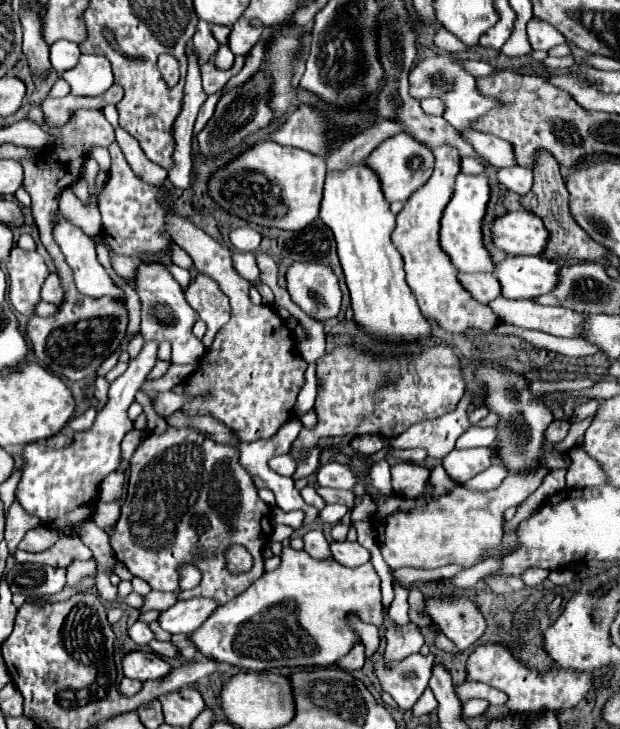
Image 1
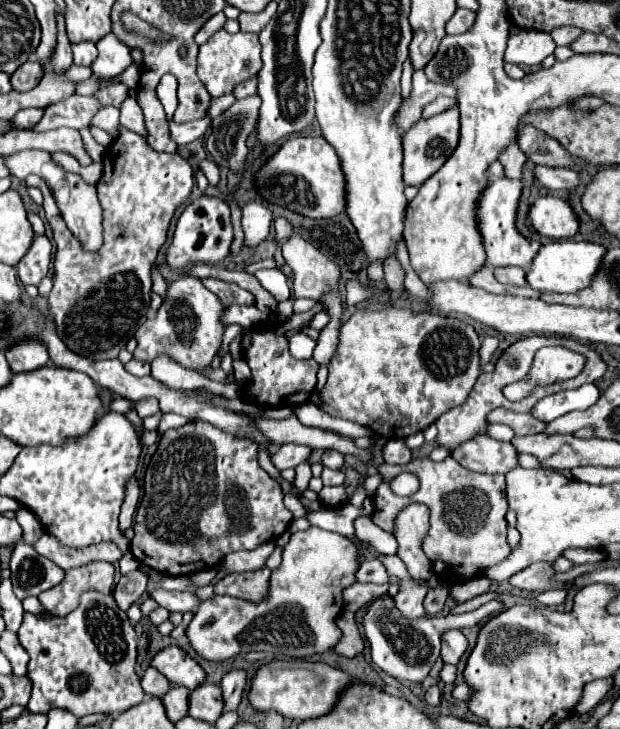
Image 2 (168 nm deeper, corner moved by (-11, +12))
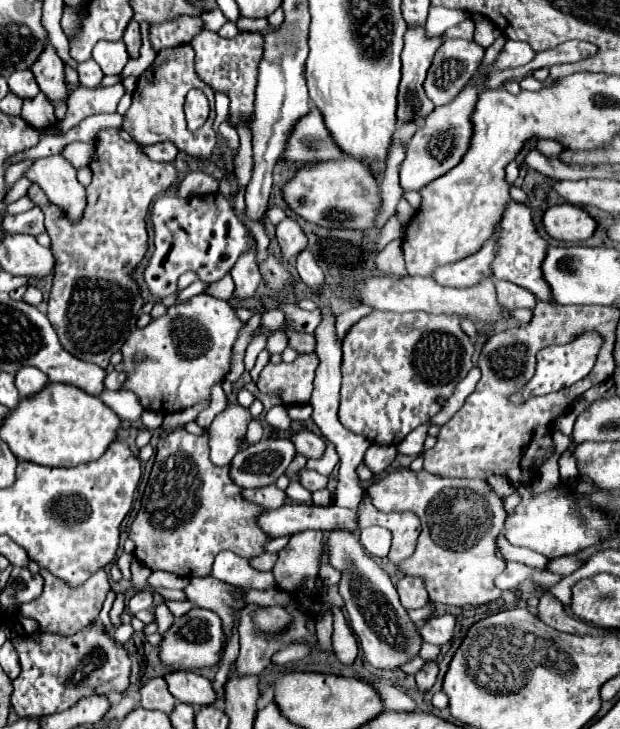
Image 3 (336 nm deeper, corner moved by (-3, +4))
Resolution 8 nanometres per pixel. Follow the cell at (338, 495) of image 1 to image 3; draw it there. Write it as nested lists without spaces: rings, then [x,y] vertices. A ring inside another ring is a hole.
[[[302,468],[300,470],[300,484],[304,488],[308,488],[310,492],[314,490],[320,490],[320,488],[326,488],[328,486],[328,478],[318,474],[316,470],[308,470],[308,468]]]

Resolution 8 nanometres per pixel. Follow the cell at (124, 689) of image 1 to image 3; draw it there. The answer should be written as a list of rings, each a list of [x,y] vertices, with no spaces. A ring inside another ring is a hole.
[[[150,678],[142,688],[140,688],[140,696],[142,696],[142,706],[150,708],[150,710],[162,710],[162,712],[172,712],[176,698],[170,696],[164,678]]]

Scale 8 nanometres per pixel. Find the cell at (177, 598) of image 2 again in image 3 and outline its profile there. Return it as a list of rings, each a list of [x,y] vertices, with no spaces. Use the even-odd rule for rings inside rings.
[[[142,590],[142,592],[136,592],[130,600],[128,600],[128,612],[130,614],[136,614],[140,610],[148,610],[154,606],[154,594],[152,590]]]

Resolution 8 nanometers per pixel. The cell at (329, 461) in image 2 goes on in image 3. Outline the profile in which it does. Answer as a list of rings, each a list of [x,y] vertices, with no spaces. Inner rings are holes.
[[[300,430],[298,434],[292,436],[292,442],[296,446],[296,452],[302,454],[308,460],[318,460],[324,456],[326,450],[326,442],[322,440],[322,436],[308,432],[308,430]]]

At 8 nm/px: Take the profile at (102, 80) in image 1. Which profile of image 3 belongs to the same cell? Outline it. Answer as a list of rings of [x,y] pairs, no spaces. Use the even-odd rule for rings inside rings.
[[[98,42],[92,50],[92,58],[102,68],[104,76],[120,74],[128,62],[128,52],[124,42]]]

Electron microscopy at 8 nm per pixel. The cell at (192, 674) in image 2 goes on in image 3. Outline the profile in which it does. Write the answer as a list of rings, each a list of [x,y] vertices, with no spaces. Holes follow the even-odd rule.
[[[174,670],[164,674],[164,680],[168,684],[170,694],[184,704],[192,706],[204,706],[212,704],[216,700],[216,692],[212,690],[210,680],[206,680],[200,674],[194,674],[190,670]]]

